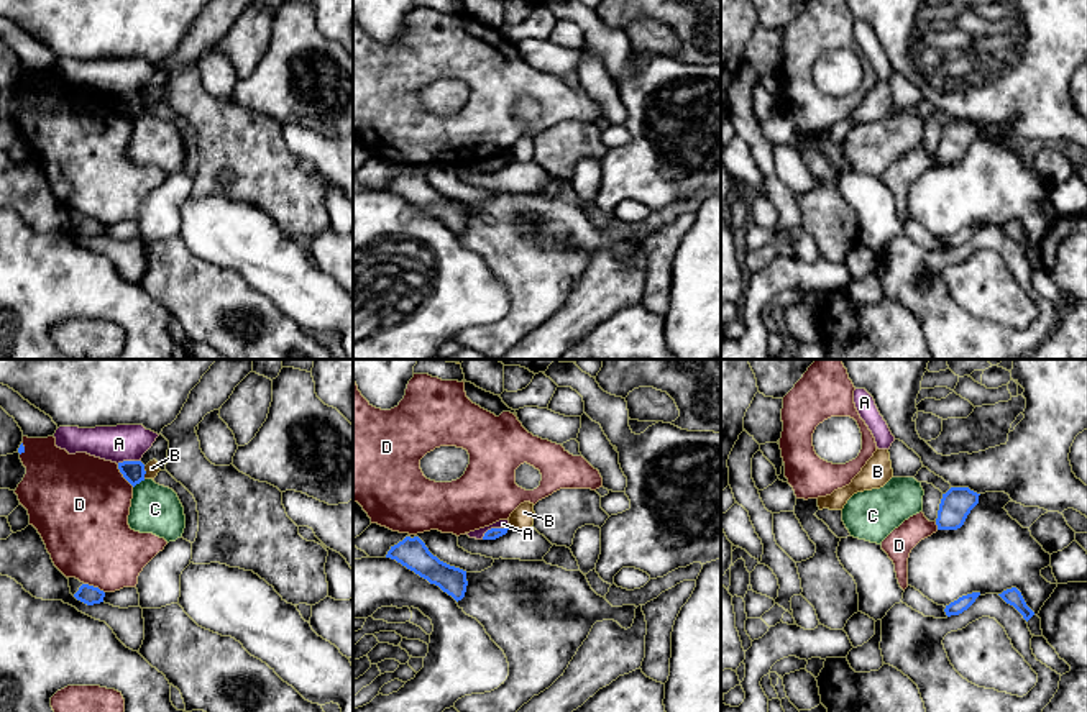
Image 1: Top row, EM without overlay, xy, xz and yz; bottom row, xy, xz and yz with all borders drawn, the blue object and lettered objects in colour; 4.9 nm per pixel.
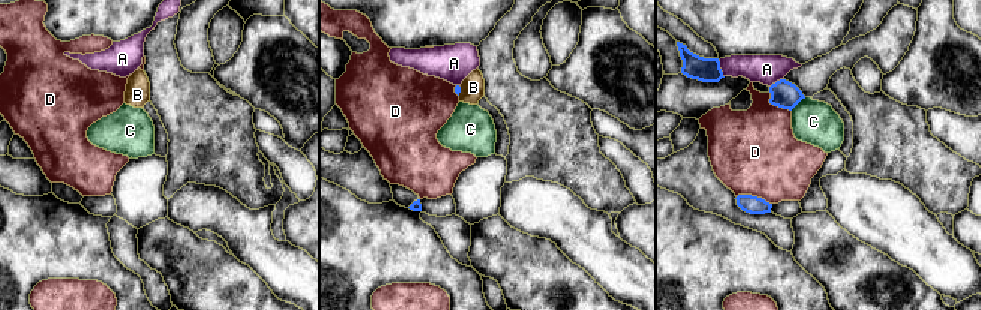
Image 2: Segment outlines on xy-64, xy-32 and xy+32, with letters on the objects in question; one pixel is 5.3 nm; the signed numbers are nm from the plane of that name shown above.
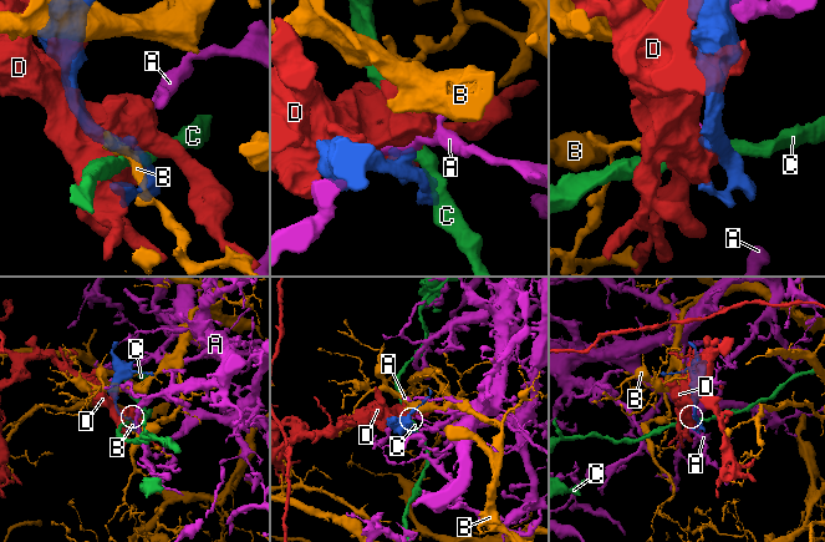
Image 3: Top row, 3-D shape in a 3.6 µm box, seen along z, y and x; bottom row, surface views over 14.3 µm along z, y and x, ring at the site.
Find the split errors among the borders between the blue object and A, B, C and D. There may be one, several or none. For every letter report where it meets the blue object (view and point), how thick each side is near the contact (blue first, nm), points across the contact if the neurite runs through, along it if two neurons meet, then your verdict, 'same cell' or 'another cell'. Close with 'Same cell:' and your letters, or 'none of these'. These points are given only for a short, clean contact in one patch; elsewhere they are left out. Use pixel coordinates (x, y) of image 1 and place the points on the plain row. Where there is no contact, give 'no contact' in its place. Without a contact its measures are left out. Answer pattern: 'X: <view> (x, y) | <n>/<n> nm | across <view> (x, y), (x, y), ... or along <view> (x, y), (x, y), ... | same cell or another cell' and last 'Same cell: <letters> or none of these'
A: xz (493, 161) | 60/50 nm | another cell
B: xy (145, 105) | 110/70 nm | along xy (143, 99), (145, 110) | another cell
C: xy (138, 115) | 110/240 nm | another cell
D: xy (123, 109) | 110/480 nm | another cell
Same cell: none of these

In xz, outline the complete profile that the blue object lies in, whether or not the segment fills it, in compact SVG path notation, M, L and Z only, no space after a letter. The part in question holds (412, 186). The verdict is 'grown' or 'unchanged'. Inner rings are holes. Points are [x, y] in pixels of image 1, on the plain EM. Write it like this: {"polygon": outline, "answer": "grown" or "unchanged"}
{"polygon": "M406 169L402 174L391 179L386 190L396 192L430 217L438 218L456 235L465 230L468 218L466 203L440 194L419 169Z", "answer": "unchanged"}

